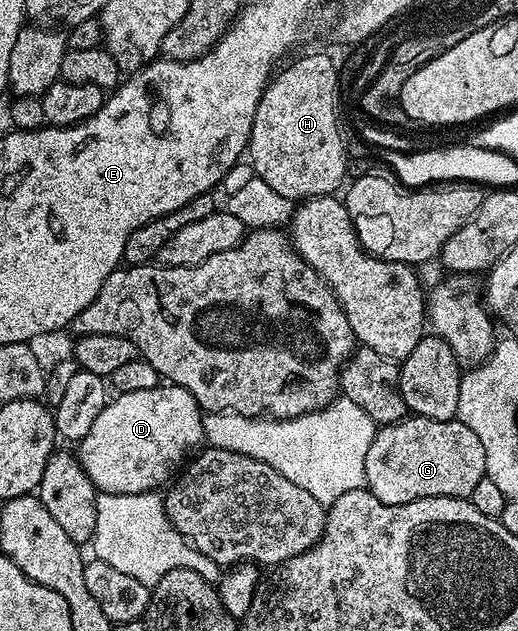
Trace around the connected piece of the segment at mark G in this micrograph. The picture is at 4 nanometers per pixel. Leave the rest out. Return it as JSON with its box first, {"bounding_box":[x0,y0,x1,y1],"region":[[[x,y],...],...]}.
{"bounding_box":[365,414,485,505],"region":[[[412,414],[406,419],[380,426],[376,430],[373,441],[369,445],[369,453],[365,453],[365,484],[368,491],[385,505],[405,505],[409,501],[417,501],[421,497],[457,497],[466,499],[473,493],[477,481],[485,478],[485,449],[469,429],[469,425],[460,423],[458,418],[437,421]]]}

